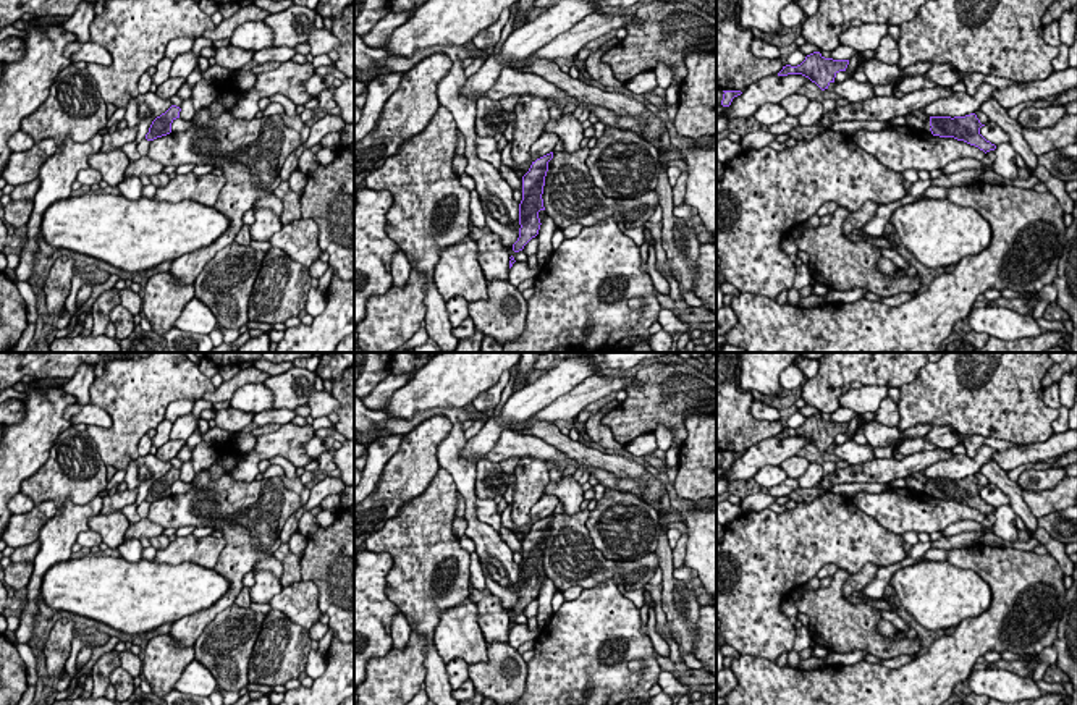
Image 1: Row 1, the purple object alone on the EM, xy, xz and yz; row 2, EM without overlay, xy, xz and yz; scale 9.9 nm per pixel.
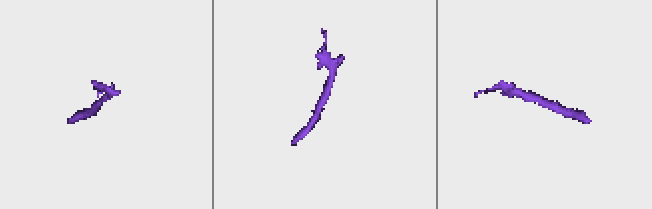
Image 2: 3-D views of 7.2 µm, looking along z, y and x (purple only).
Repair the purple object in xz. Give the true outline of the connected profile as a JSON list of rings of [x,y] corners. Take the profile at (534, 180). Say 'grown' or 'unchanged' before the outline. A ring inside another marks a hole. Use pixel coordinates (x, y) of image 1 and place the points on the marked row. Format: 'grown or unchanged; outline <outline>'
unchanged; outline [[[553,152],[532,162],[529,171],[522,176],[522,201],[519,204],[519,238],[513,244],[513,251],[519,252],[524,246],[538,234],[540,218],[538,212],[543,207],[543,186],[548,171],[548,162],[553,158]]]

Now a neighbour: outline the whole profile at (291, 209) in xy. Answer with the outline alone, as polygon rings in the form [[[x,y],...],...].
[[[281,181],[273,194],[281,201],[283,204],[283,213],[281,213],[281,223],[291,223],[301,218],[301,204],[299,196],[289,189],[288,181]]]

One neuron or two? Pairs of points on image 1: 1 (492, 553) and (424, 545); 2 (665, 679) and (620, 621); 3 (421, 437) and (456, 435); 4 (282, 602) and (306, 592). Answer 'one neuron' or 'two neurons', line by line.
1: two neurons
2: two neurons
3: two neurons
4: one neuron

